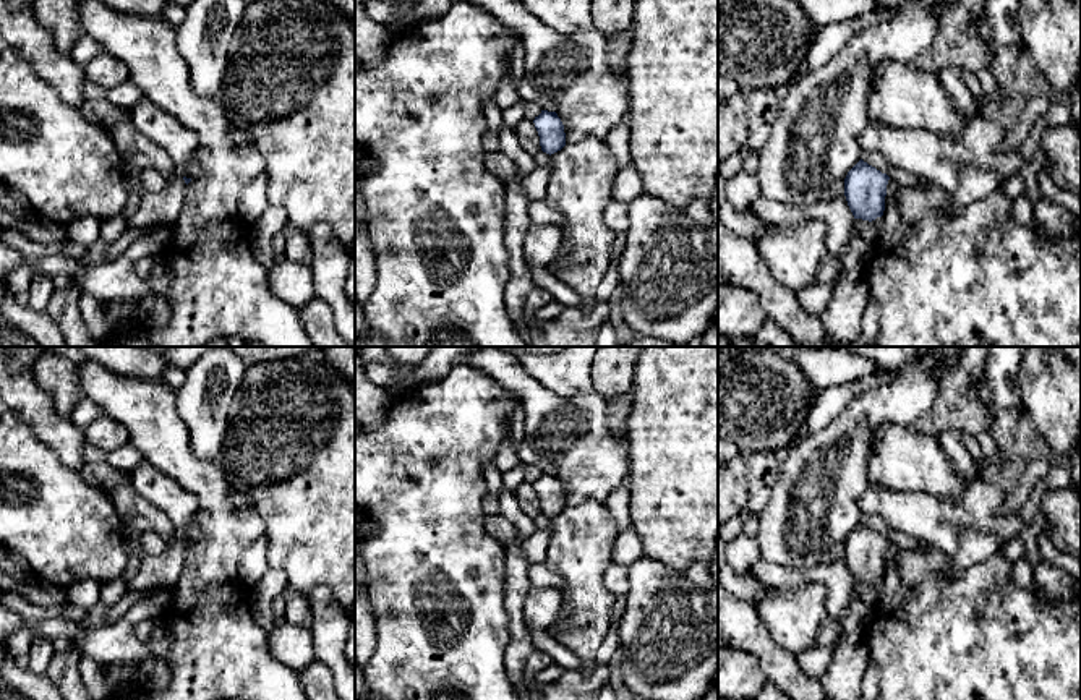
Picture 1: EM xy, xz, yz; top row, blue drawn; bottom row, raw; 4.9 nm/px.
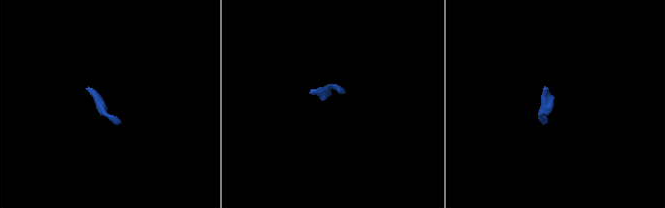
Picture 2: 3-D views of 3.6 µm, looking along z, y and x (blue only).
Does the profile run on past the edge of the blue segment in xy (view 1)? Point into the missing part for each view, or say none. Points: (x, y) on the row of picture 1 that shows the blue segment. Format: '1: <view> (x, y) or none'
1: none

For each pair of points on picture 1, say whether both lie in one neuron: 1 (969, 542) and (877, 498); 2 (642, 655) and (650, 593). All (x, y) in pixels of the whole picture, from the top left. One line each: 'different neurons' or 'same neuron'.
1: different neurons
2: same neuron

